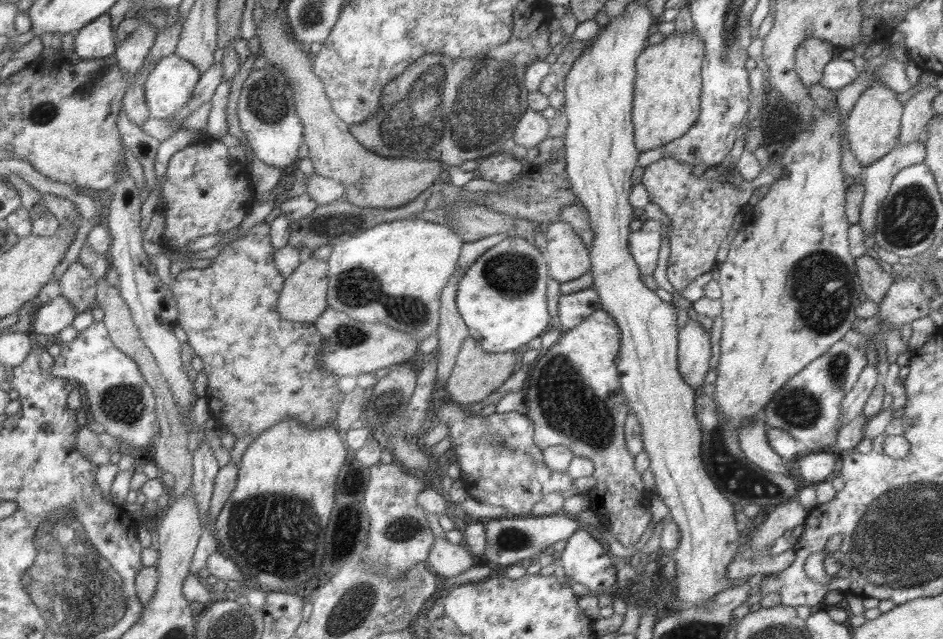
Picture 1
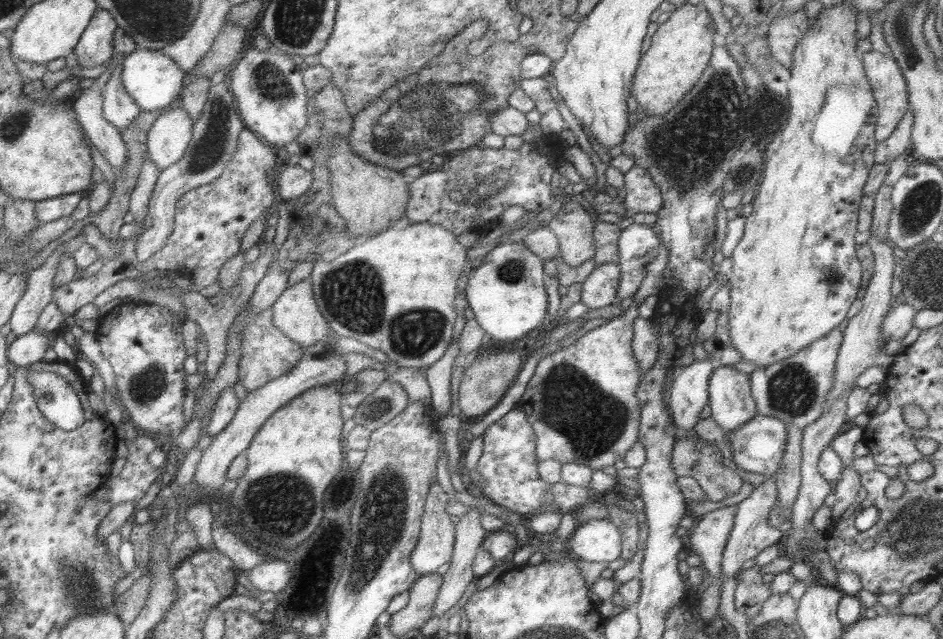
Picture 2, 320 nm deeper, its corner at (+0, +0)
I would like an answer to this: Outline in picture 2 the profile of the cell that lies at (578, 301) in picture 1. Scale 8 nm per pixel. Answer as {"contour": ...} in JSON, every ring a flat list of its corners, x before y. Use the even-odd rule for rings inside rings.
{"contour":[[615,263,596,264,582,283,580,301,590,309,614,303,620,280,620,268]]}

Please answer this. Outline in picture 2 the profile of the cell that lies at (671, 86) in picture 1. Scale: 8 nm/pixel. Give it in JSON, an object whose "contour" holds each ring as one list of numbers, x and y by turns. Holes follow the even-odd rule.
{"contour":[[686,3,675,8,652,35,651,46,640,56,633,76,630,90,642,111,661,116,675,106,699,81,715,44,715,26,703,6]]}

